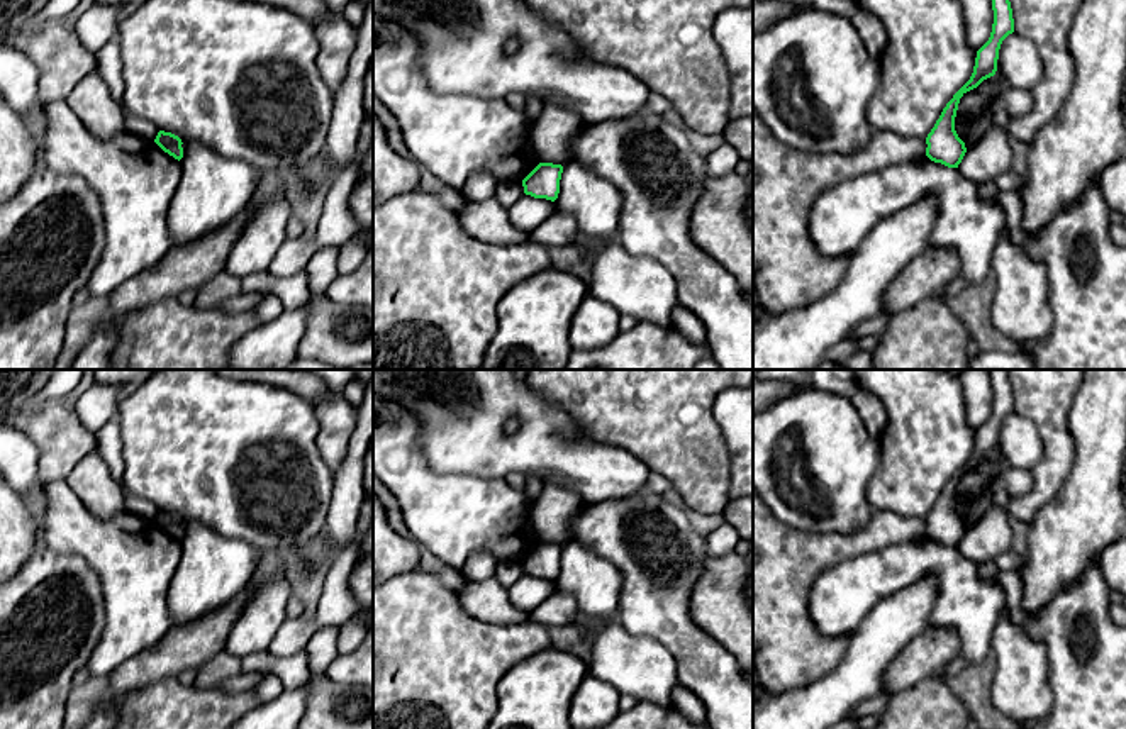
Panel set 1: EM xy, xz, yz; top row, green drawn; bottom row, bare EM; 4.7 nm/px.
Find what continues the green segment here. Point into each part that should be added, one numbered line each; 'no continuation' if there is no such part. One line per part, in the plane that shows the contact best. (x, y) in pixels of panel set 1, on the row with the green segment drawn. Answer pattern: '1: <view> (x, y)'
no continuation

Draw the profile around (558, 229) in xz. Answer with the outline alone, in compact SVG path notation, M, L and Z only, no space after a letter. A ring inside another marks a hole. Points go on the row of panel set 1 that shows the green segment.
M558 209L541 222L532 232L529 232L529 241L546 246L568 246L578 239L578 229L571 215L560 212Z

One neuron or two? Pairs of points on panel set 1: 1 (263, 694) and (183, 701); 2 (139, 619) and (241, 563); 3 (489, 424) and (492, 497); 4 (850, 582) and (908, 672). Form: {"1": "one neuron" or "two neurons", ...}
{"1": "one neuron", "2": "two neurons", "3": "two neurons", "4": "two neurons"}

